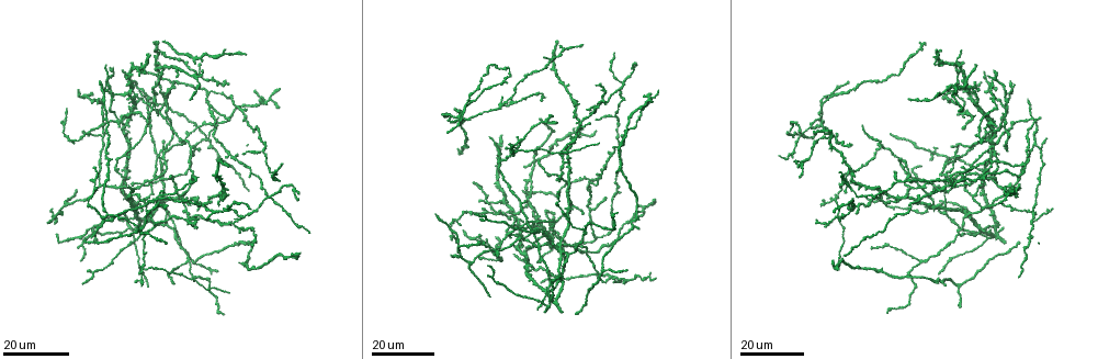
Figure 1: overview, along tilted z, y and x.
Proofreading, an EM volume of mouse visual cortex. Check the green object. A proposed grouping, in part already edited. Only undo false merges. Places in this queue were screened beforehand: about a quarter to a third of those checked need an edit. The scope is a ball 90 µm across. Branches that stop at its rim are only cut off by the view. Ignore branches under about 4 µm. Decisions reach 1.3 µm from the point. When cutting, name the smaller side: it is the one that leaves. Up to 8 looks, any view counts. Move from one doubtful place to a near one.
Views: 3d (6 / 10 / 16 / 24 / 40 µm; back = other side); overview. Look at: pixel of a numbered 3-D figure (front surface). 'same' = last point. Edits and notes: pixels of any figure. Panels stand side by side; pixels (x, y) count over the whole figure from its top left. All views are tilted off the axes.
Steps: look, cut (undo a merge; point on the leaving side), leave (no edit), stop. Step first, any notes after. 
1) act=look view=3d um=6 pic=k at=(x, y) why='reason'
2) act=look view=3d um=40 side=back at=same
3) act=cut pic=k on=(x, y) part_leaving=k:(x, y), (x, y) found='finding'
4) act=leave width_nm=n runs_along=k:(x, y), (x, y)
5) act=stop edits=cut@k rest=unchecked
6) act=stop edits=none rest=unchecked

act=look view=3d um=24 pic=1 at=(597, 239) why='a fork'

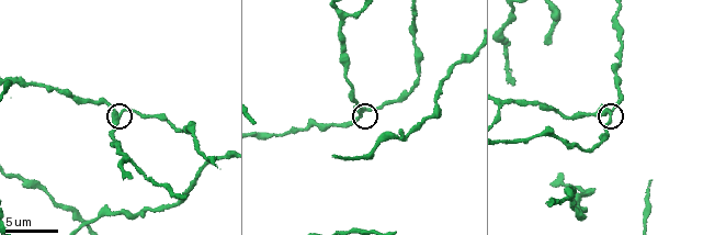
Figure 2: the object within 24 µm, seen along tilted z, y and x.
act=look view=3d um=6 pic=2 at=(115, 115)

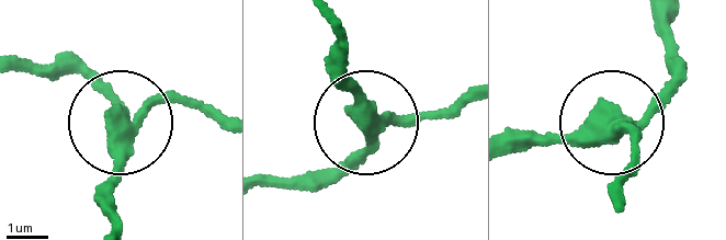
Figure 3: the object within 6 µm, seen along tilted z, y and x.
act=leave width_nm=360 runs_along=3:(218, 122), (182, 100), (124, 114), (66, 56) found='all the same neuron'

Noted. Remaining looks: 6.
act=look view=3d um=24 pic=1 at=(161, 179) why='four or more arms meet'

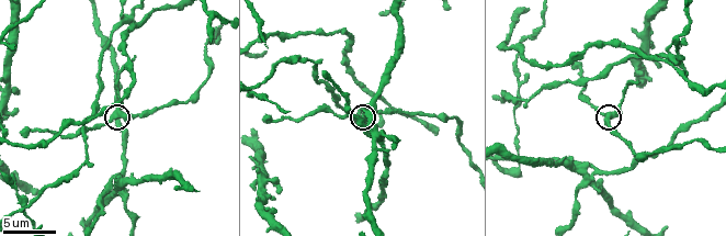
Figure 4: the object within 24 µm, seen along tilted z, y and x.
act=look view=3d um=6 pic=4 at=(118, 112)

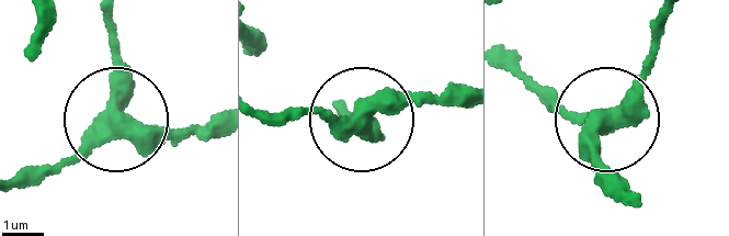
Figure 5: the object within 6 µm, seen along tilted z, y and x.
act=leave arms=4 runs_along=5:(218, 121), (126, 128), (113, 108), (112, 23) found='continuous, no second neuron'

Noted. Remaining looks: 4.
act=look view=3d um=24 pic=1 at=(504, 105) why='four-way junction'

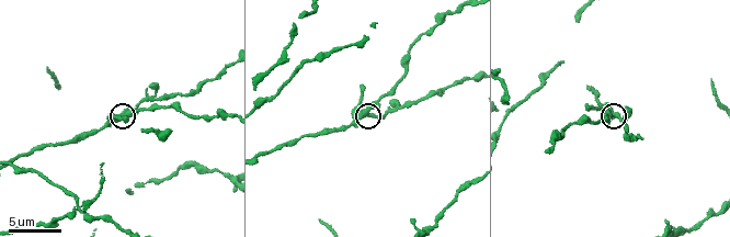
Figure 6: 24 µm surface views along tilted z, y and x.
act=look view=3d um=6 pic=6 at=(365, 110)

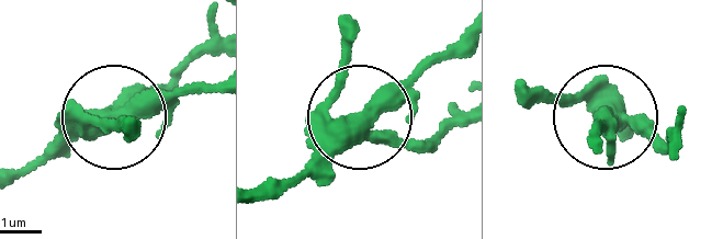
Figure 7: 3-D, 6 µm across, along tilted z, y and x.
act=leave width_nm=420 runs_along=7:(670, 143), (592, 122) found='all the same neuron'

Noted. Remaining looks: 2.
act=look view=3d um=24 pic=1 at=(144, 267) why='thin arm on a thick one'

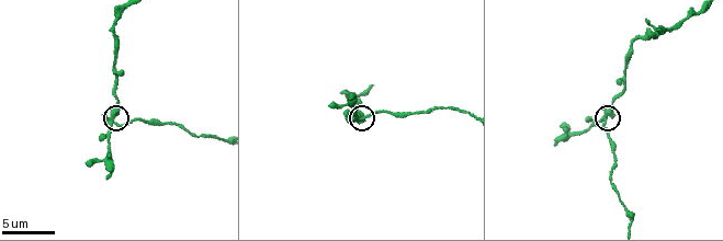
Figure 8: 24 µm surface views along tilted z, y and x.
act=look view=3d um=10 pic=8 at=(360, 120)

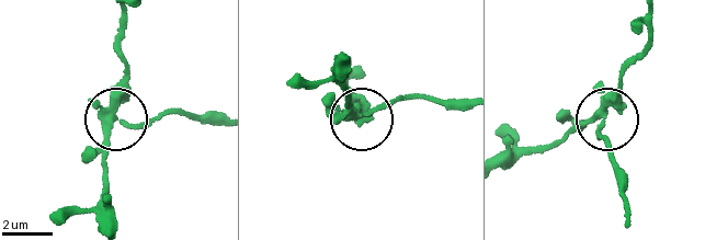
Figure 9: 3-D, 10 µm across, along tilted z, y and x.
act=cut pic=9 on=(147, 125) side_arm_um=7 arms=4 found='a second neuron is stuck on'

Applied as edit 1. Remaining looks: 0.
act=stop edits=cut@9 rest=unchecked

